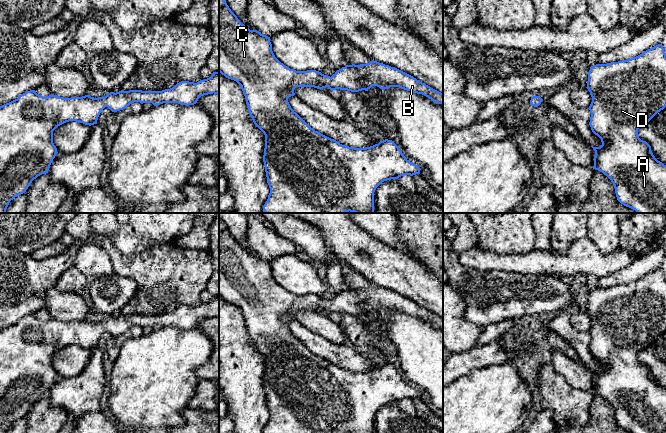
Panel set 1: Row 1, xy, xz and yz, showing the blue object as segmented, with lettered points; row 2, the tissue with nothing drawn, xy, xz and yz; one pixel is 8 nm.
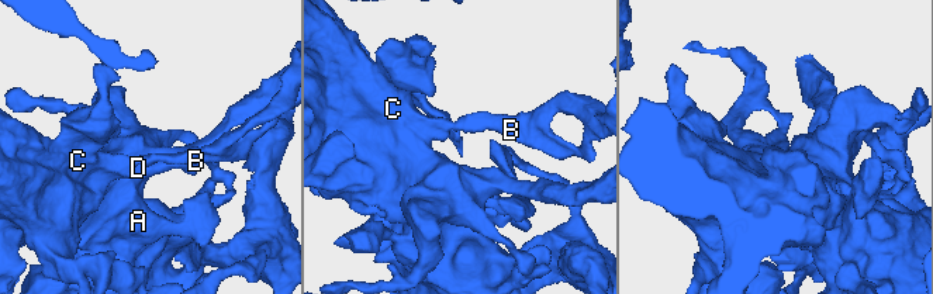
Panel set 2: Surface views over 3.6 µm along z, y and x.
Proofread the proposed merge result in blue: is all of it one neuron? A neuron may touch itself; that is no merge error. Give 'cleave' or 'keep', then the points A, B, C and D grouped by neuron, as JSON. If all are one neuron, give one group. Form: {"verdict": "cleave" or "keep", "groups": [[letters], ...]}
{"verdict": "keep", "groups": [["A", "B", "C", "D"]]}

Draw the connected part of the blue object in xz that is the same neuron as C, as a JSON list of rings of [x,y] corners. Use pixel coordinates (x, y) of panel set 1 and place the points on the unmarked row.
[[[219,219],[219,296],[224,299],[226,302],[236,305],[243,315],[243,318],[246,323],[246,328],[249,334],[249,338],[254,346],[254,348],[264,357],[265,359],[265,372],[263,379],[263,386],[265,390],[265,396],[267,401],[267,407],[270,412],[270,417],[268,419],[268,423],[265,426],[263,433],[374,433],[374,416],[376,412],[384,405],[391,403],[398,403],[404,399],[416,399],[420,398],[420,392],[416,388],[410,386],[399,373],[399,371],[392,365],[385,363],[380,365],[378,368],[375,368],[366,372],[355,372],[349,371],[346,369],[342,369],[334,363],[331,363],[318,355],[315,355],[311,352],[290,330],[288,326],[288,322],[294,320],[294,313],[296,311],[314,311],[317,313],[323,313],[328,311],[331,315],[340,313],[347,314],[351,316],[359,316],[362,314],[368,315],[372,310],[377,310],[382,314],[388,313],[390,311],[399,311],[401,313],[422,318],[428,321],[431,325],[438,328],[443,328],[443,317],[431,312],[425,307],[420,306],[413,300],[389,289],[385,289],[379,287],[377,285],[372,284],[367,288],[361,289],[346,289],[341,293],[337,294],[331,301],[322,298],[316,294],[307,294],[307,295],[296,295],[294,293],[290,293],[281,287],[274,279],[272,275],[272,268],[270,266],[270,261],[261,258],[257,254],[250,254],[244,248],[240,246],[237,240],[231,235],[225,224]]]

